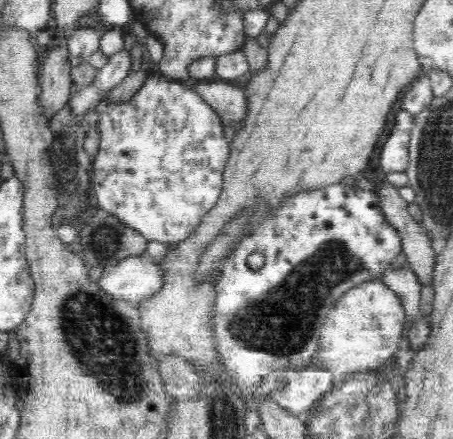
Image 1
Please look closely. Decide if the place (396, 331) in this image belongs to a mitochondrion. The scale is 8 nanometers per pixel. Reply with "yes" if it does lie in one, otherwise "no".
no

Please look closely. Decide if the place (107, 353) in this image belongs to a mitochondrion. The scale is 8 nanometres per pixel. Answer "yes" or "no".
yes

